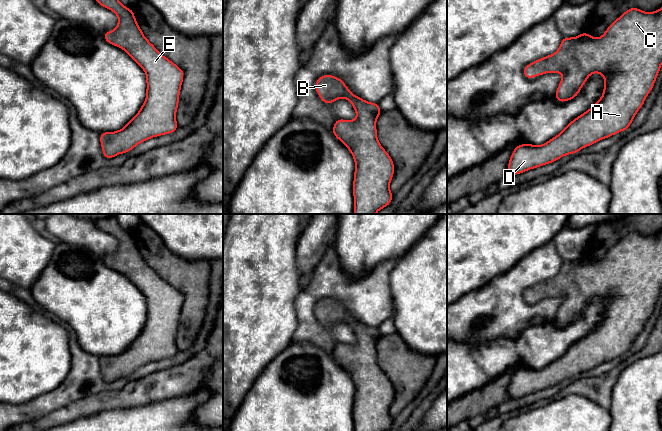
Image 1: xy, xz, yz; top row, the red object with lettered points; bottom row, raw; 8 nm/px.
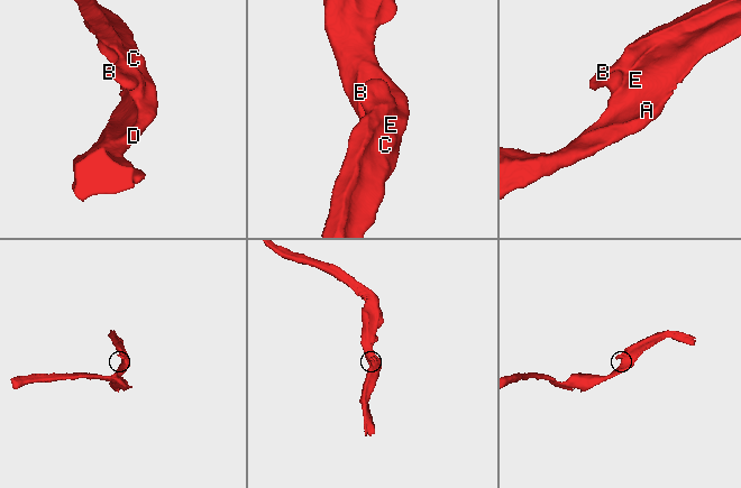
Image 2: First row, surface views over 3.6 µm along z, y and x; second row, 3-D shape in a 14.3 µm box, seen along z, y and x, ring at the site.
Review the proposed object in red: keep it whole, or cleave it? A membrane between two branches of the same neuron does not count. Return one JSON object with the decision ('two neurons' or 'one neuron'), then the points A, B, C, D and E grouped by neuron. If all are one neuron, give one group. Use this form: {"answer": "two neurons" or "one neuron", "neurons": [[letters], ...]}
{"answer": "one neuron", "neurons": [["A", "B", "C", "D", "E"]]}

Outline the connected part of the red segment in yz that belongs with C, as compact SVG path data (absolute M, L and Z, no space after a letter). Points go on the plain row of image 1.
M662 231L653 236L630 232L610 248L599 262L586 256L573 262L564 261L556 276L526 289L523 292L524 300L531 303L546 297L561 297L555 322L558 326L566 326L580 317L591 298L599 297L604 302L602 320L590 333L544 368L517 369L508 386L509 399L519 399L550 388L565 379L575 378L600 364L627 355L653 313L661 289Z

